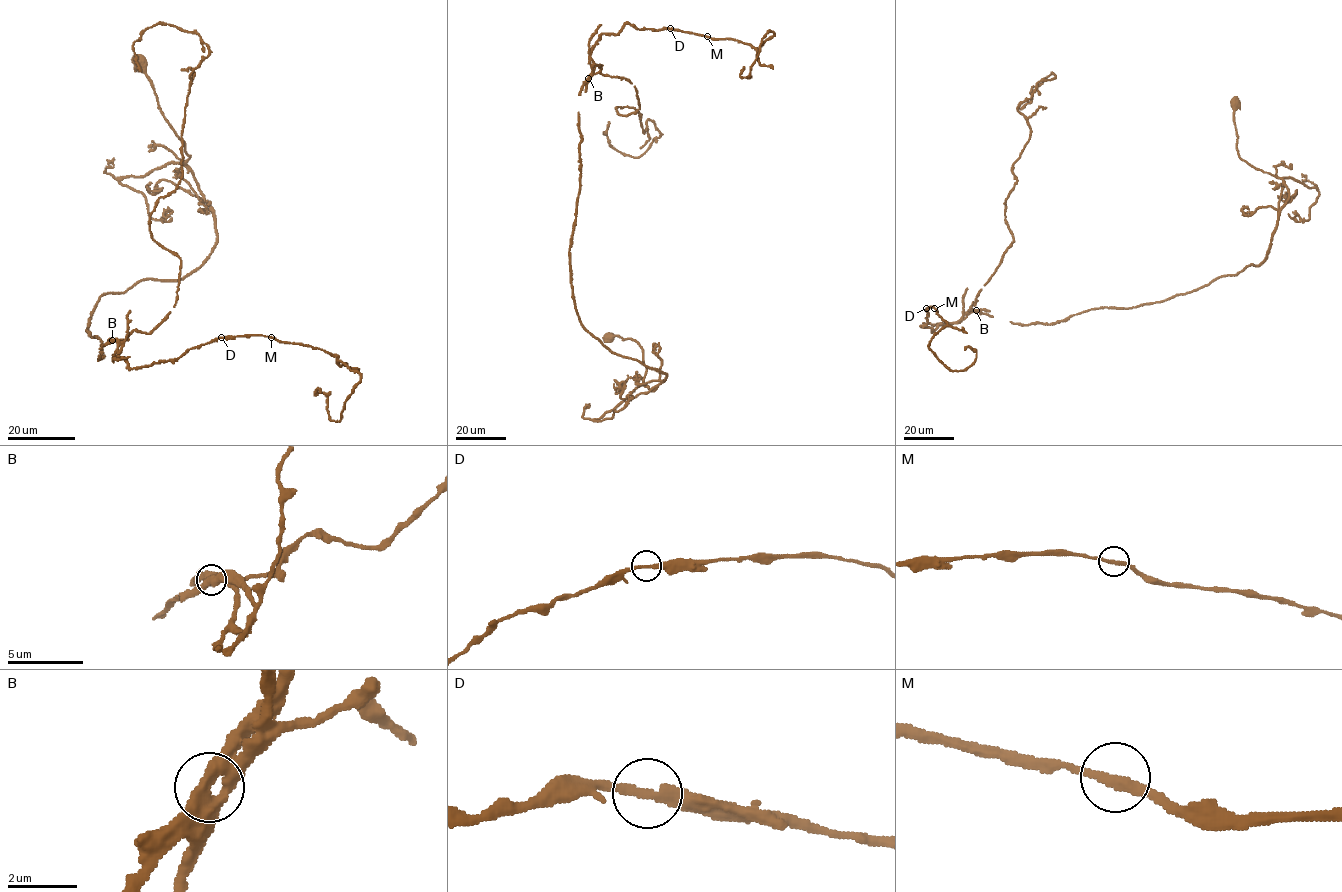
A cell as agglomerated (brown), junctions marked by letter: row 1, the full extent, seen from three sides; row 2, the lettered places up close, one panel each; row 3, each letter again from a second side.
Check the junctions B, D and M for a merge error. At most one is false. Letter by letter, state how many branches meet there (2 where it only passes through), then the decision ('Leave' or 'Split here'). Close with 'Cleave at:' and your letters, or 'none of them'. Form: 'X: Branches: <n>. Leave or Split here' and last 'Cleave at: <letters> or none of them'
B: Branches: 2. Split here
D: Branches: 2. Leave
M: Branches: 2. Leave
Cleave at: B

